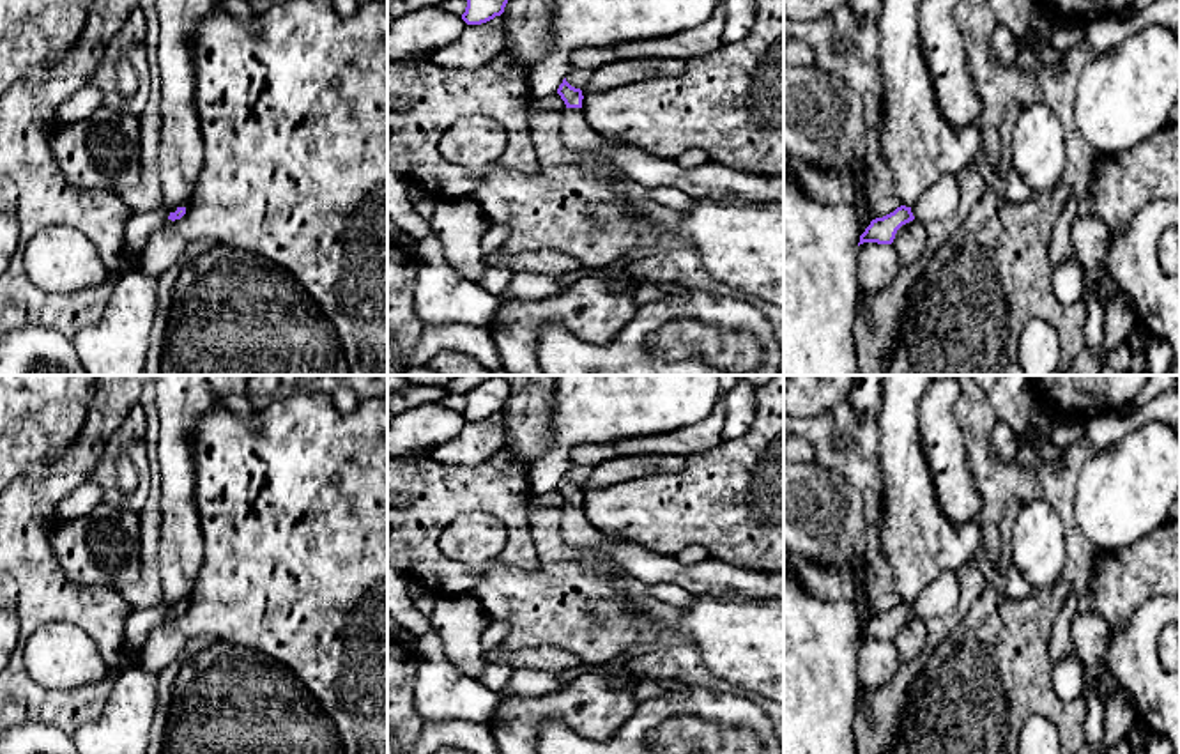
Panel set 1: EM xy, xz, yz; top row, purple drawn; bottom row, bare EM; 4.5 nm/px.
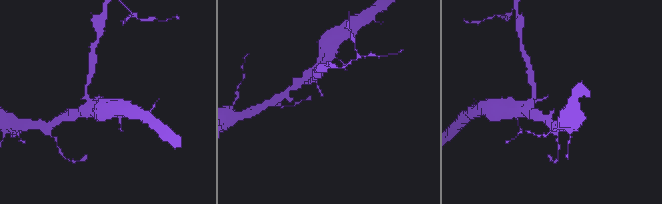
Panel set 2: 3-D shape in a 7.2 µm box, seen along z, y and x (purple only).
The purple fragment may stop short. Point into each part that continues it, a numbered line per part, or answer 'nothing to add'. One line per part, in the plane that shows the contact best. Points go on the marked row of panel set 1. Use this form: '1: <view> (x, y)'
1: xz (712, 181)

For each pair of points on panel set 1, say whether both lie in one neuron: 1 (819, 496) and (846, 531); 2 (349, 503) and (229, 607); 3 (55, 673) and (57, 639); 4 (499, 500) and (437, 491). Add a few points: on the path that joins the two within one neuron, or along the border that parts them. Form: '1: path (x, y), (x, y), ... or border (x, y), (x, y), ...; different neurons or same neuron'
1: path (819, 505), (837, 523); same neuron
2: path (319, 523), (259, 583); same neuron
3: path (55, 664), (57, 648); same neuron
4: path (483, 492), (453, 492); same neuron

